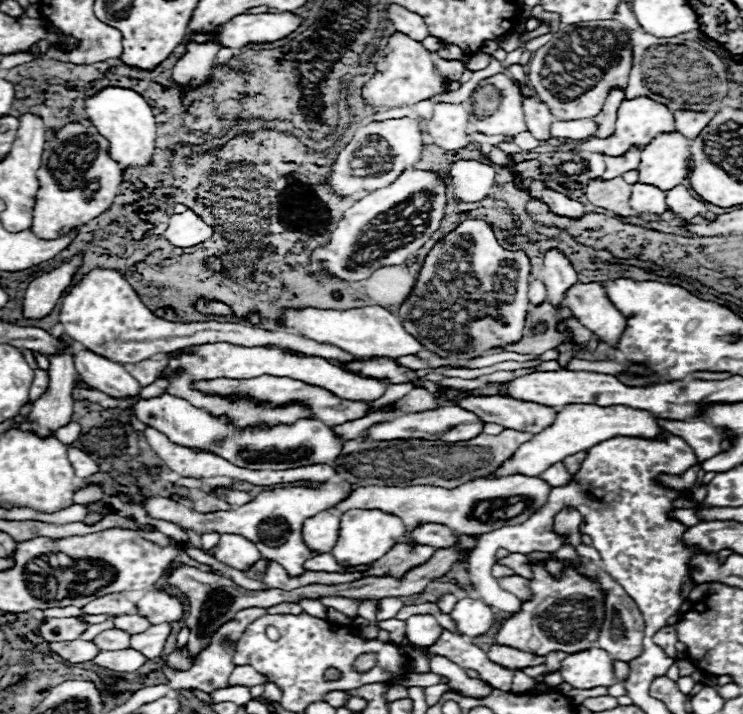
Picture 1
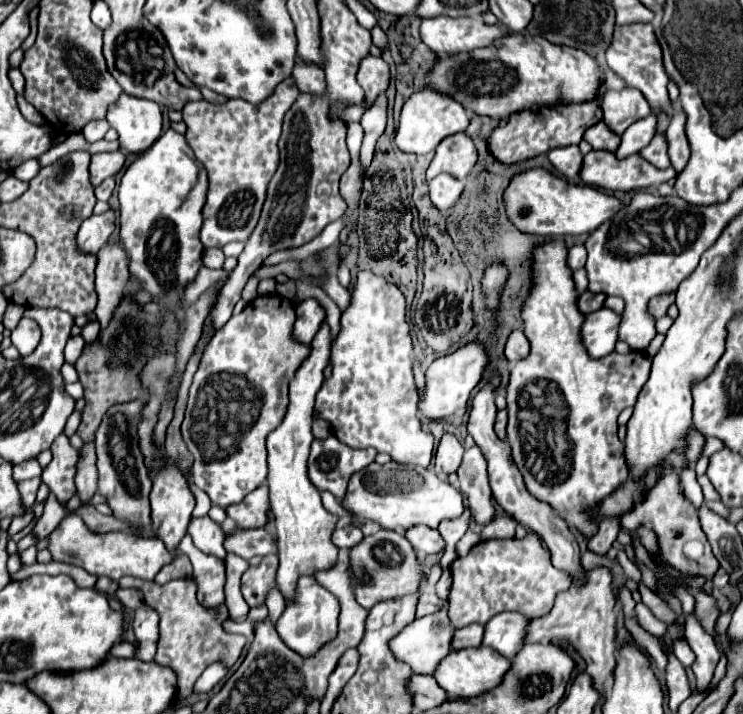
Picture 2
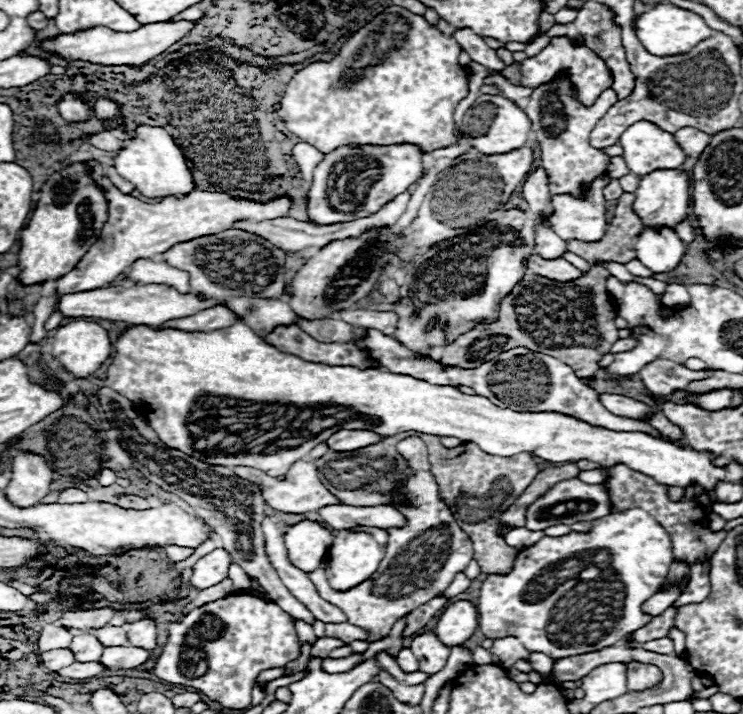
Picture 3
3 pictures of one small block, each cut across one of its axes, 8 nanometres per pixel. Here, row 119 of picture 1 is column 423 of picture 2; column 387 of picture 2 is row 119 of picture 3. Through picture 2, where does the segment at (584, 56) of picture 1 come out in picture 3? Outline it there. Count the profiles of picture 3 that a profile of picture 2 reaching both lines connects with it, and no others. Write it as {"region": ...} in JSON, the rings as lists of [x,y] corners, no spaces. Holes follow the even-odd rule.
{"region":[[[556,80],[554,84],[538,86],[526,106],[526,114],[532,122],[532,132],[540,146],[542,166],[550,180],[550,194],[570,192],[570,196],[582,196],[582,184],[592,184],[598,176],[606,174],[610,156],[588,144],[588,136],[598,120],[618,102],[616,92],[604,90],[594,106],[584,108],[570,96],[568,80]]]}

